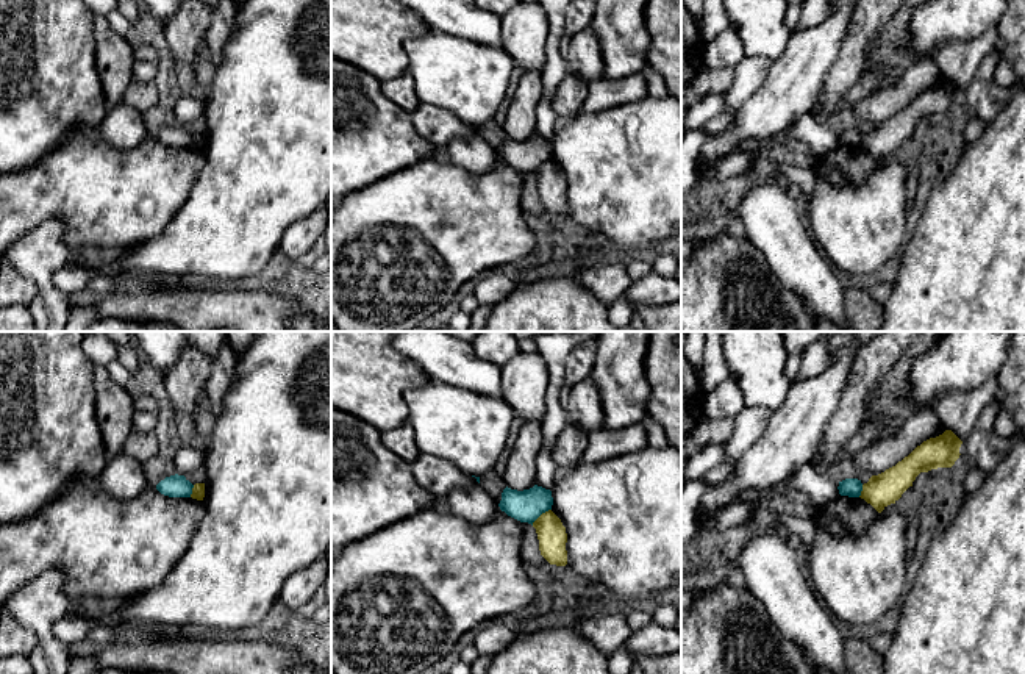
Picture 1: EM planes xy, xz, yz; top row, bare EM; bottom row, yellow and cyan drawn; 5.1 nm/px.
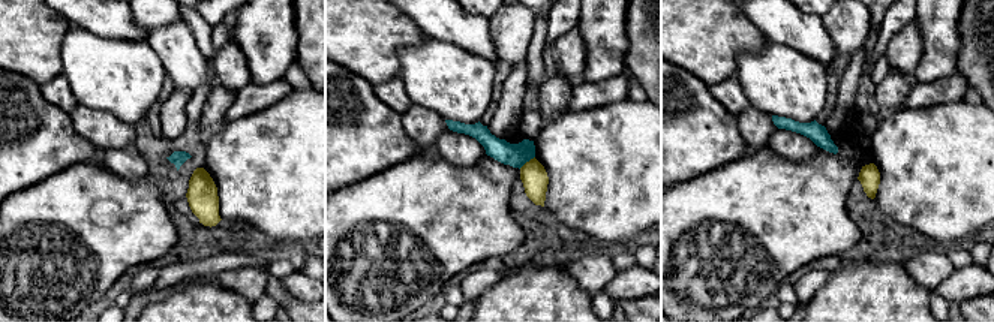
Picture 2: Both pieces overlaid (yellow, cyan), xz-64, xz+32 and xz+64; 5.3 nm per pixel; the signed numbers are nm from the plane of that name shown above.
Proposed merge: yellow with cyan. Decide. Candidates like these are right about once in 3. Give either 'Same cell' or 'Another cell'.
Another cell

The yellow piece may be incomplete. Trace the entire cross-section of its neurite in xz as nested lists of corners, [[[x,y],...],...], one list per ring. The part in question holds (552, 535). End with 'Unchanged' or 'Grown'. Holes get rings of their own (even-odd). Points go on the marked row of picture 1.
[[[552,511],[542,513],[534,522],[541,555],[556,566],[567,565],[567,533],[561,519]]]. Unchanged

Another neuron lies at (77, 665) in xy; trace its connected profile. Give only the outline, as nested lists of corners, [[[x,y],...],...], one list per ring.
[[[69,654],[67,674],[92,674],[97,671],[94,658]]]

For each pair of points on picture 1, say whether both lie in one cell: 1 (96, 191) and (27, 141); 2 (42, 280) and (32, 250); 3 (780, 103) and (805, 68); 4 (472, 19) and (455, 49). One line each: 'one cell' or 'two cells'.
1: two cells
2: one cell
3: one cell
4: two cells

